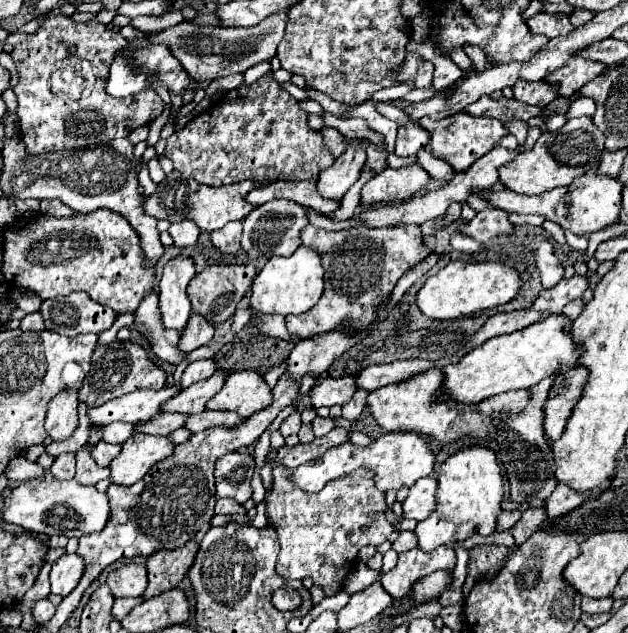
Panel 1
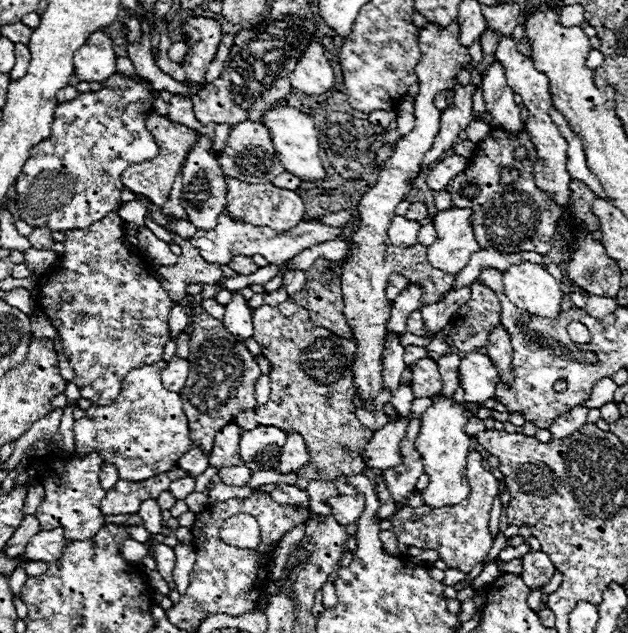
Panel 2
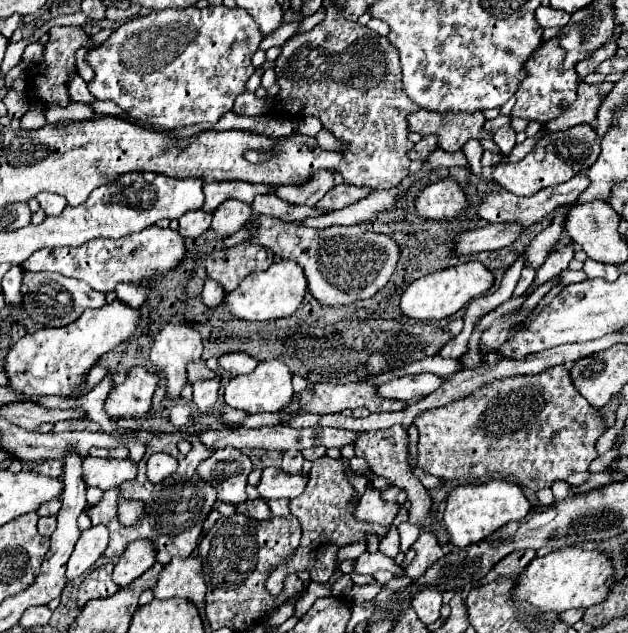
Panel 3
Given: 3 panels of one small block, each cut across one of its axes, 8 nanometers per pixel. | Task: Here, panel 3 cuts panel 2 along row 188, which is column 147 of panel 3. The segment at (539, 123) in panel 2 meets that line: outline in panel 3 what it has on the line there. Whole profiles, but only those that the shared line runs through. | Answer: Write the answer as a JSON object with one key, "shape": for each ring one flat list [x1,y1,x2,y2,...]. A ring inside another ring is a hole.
{"shape":[[136,540,126,548,126,552,120,556,118,564,114,566,114,582,120,586,128,586,132,580,142,576,150,566,156,562,156,552,146,544,146,540]]}

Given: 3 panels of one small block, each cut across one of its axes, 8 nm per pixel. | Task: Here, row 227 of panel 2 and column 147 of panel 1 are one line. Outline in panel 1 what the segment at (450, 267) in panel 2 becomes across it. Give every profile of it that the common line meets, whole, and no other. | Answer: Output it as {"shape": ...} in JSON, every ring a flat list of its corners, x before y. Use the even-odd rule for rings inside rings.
{"shape":[[136,434,122,444,122,452,110,462,110,480,120,486,132,486,144,478,152,464,170,456,174,444,166,436]]}

